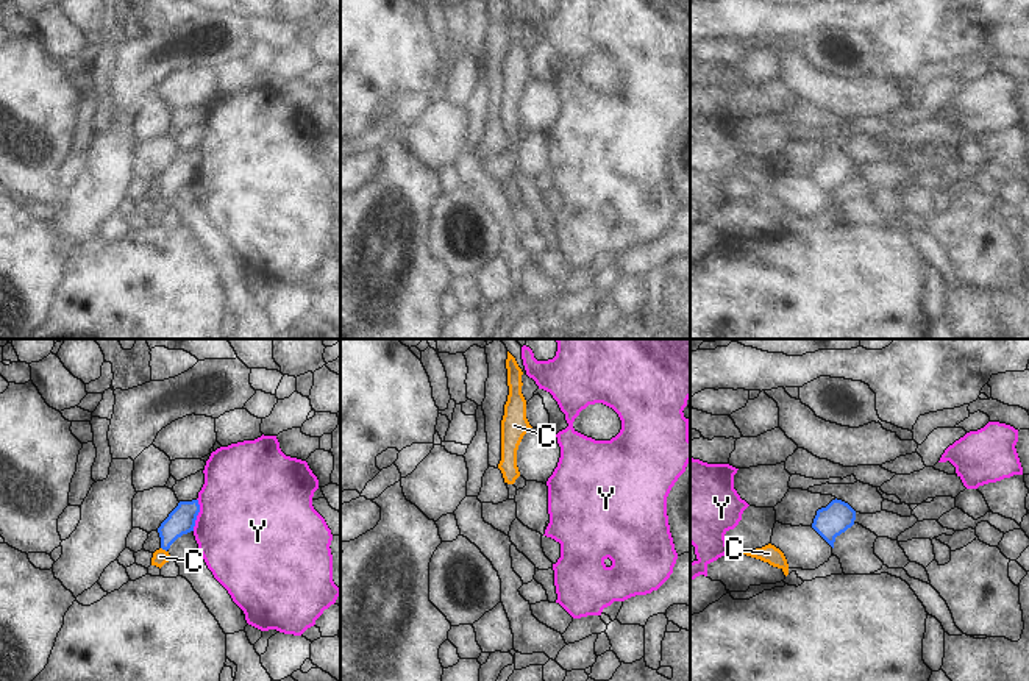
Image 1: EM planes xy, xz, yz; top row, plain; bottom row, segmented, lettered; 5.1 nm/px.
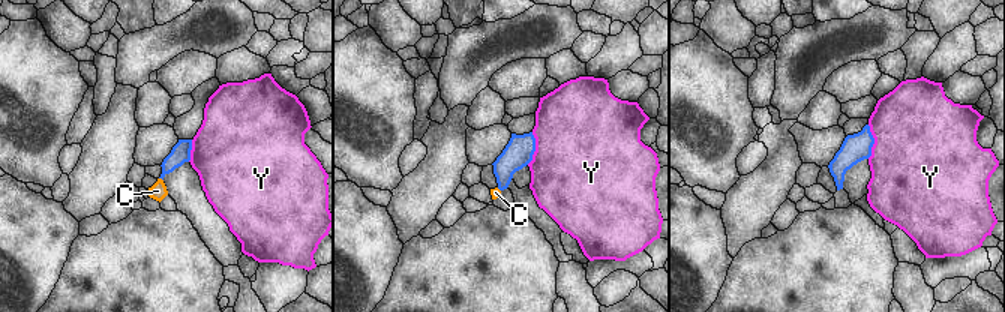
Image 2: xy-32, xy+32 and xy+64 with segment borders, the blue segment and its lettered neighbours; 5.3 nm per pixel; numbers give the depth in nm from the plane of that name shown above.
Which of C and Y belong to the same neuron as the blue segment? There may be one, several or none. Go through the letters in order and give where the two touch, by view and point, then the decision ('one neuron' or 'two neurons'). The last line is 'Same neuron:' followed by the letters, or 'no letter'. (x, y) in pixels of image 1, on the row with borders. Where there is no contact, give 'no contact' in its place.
C: xy (164, 549) | one neuron
Y: xy (197, 514) | two neurons
Same neuron: C

